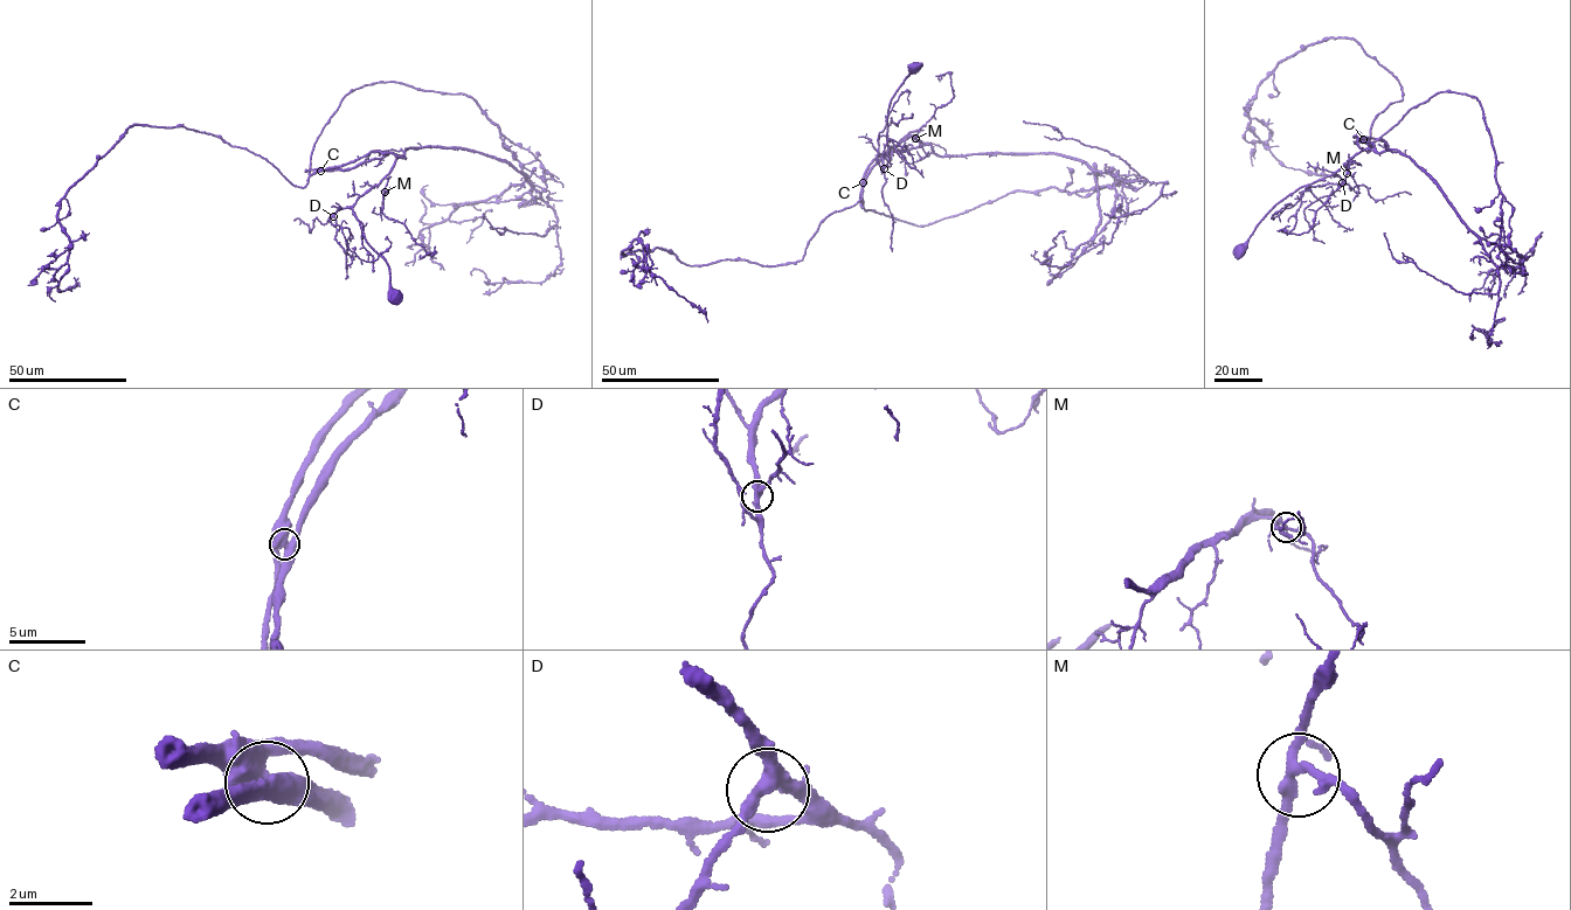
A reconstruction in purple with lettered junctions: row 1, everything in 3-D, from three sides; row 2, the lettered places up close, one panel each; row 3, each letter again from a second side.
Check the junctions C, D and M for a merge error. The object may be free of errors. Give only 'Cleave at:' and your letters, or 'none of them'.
Cleave at: C

